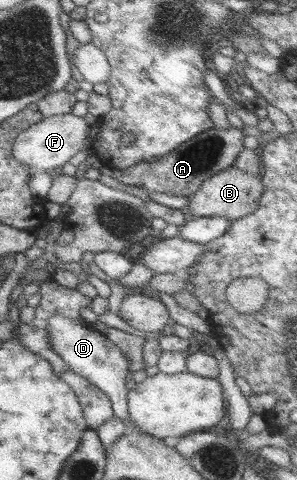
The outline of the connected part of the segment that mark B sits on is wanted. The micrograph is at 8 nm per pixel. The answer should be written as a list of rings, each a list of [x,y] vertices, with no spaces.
[[[230,166],[228,169],[212,174],[205,178],[188,198],[187,208],[190,214],[197,217],[212,215],[227,218],[229,221],[241,216],[250,214],[256,207],[258,199],[262,194],[263,186],[260,180],[260,174],[247,173],[239,171]]]

